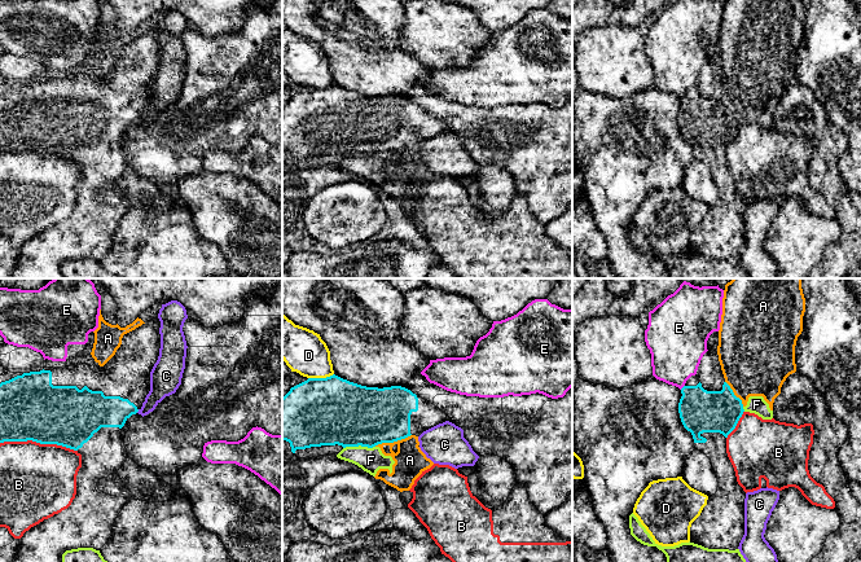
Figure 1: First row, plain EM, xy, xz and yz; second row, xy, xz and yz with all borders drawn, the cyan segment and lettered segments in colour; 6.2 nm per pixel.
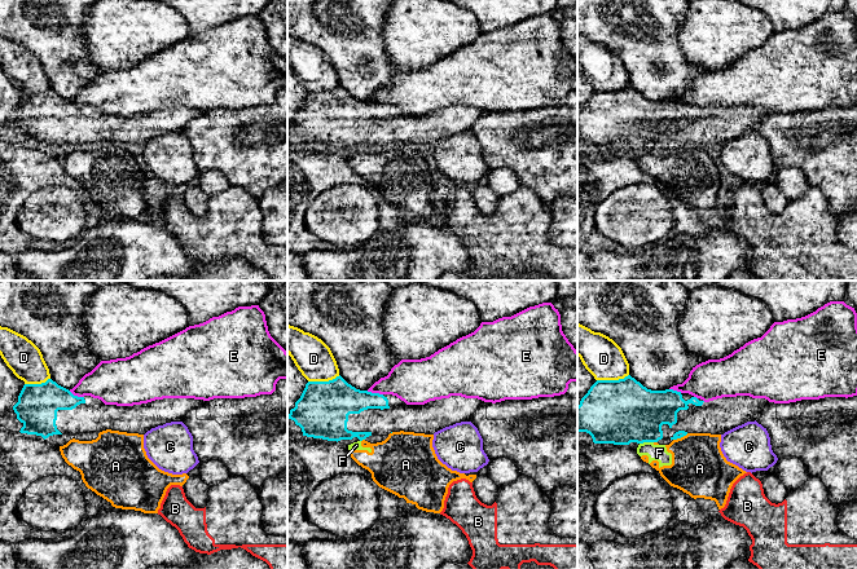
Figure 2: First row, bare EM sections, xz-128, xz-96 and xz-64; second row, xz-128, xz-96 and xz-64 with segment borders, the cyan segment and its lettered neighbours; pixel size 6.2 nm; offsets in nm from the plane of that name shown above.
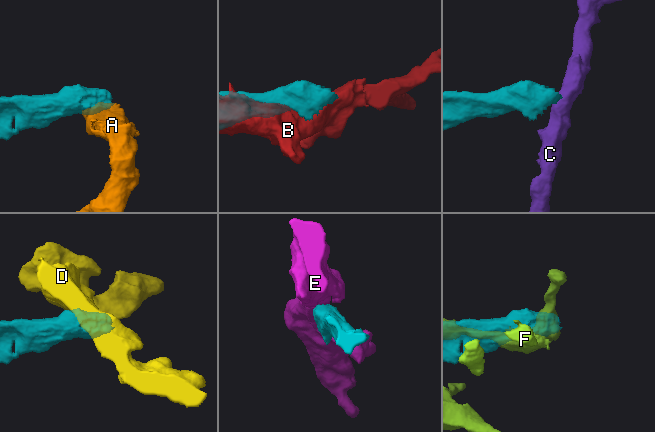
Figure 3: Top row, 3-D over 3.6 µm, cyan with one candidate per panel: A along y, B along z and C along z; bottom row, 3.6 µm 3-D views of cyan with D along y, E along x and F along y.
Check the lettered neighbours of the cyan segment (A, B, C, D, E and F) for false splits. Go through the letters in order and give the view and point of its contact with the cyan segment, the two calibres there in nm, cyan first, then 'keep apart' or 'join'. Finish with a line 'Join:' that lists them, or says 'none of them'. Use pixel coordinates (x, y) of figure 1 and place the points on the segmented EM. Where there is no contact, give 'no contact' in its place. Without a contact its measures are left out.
A: xz (392, 442) | 360/190 nm | keep apart
B: xy (39, 442) | 400/460 nm | keep apart
C: xy (137, 411) | 220/180 nm | keep apart
D: xz (320, 378) | 420/260 nm | keep apart
E: yz (682, 387) | 260/320 nm | keep apart
F: xz (359, 444) | 400/160 nm | keep apart
Join: none of them

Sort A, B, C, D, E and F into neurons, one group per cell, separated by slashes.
A F / B / C / D / E

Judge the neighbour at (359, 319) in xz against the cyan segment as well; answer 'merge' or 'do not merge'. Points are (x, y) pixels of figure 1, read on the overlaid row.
do not merge

